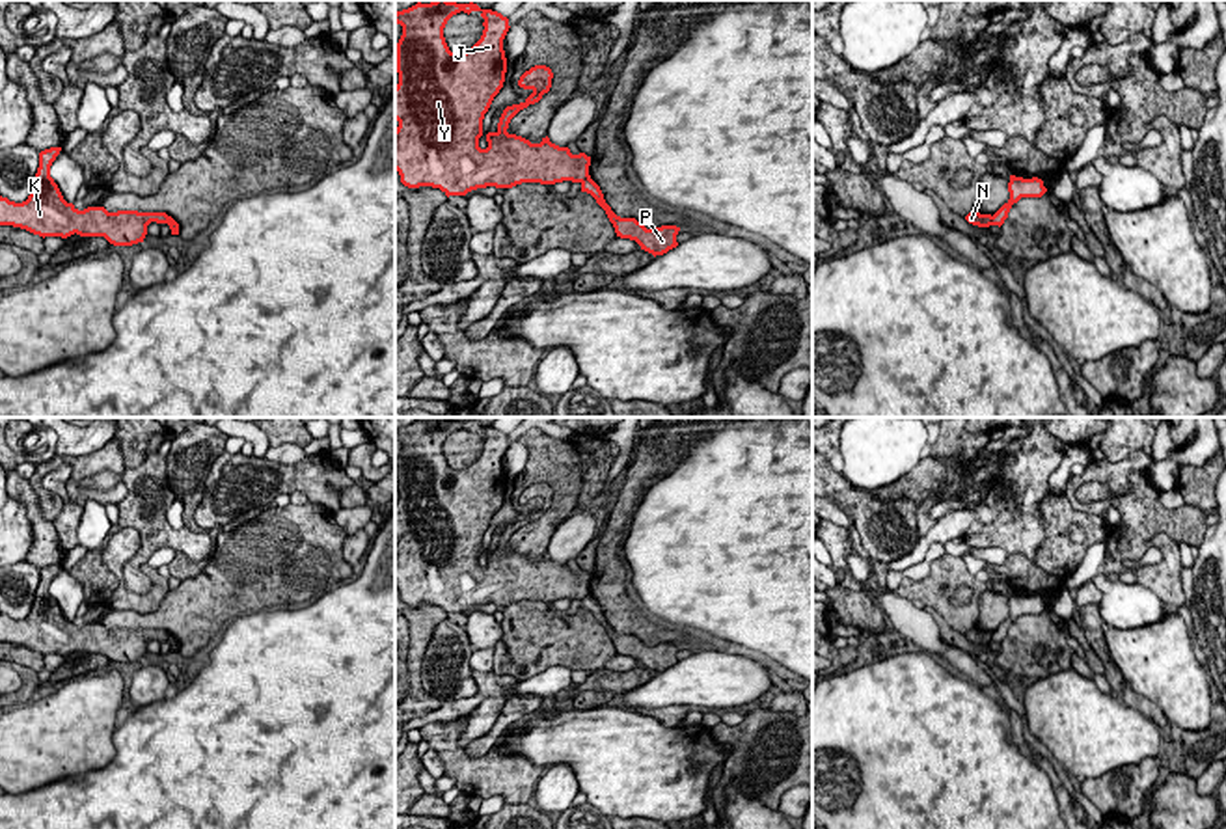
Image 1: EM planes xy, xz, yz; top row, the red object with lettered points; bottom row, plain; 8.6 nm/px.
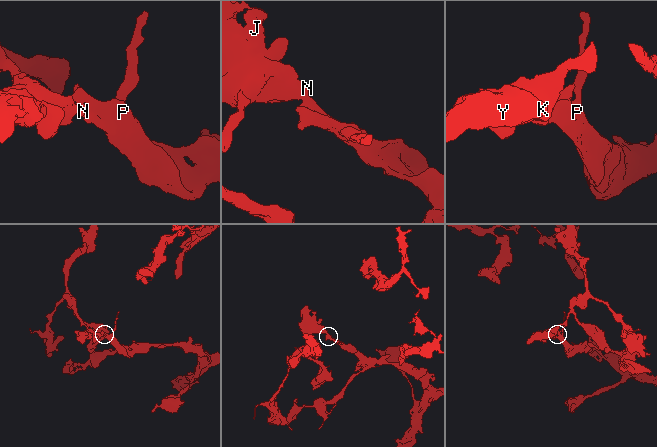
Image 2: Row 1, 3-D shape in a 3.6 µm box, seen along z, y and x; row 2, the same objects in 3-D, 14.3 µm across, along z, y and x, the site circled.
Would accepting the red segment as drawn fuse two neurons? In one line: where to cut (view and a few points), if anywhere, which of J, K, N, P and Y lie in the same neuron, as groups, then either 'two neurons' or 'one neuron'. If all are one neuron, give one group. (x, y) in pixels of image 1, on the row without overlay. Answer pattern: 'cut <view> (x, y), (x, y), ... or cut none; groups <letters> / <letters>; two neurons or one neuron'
cut xz (589, 593), (582, 600); groups J K N Y / P; two neurons

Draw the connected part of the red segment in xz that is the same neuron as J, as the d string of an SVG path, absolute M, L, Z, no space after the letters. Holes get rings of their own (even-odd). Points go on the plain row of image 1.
M434 417L397 428L395 440L402 443L397 460L395 587L404 604L432 604L449 615L486 604L583 600L591 594L585 570L572 572L548 553L531 561L507 550L520 527L550 509L553 490L546 482L520 494L518 503L533 510L507 523L497 548L486 551L488 564L479 564L484 531L505 499L507 434L473 419ZM460 428L479 428L484 447L470 468L451 469L443 445Z

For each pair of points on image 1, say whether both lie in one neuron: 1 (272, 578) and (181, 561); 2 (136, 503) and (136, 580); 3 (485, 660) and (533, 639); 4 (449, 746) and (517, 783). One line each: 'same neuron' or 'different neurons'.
1: different neurons
2: same neuron
3: different neurons
4: same neuron

